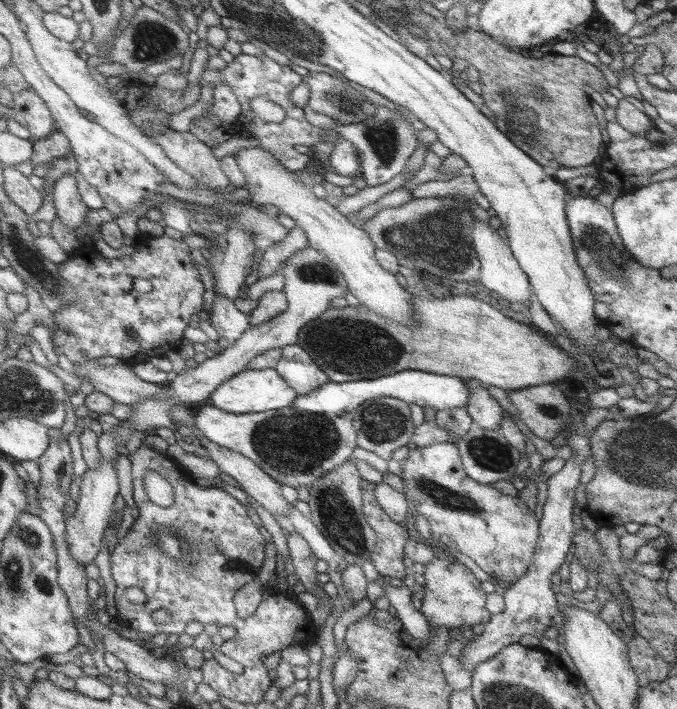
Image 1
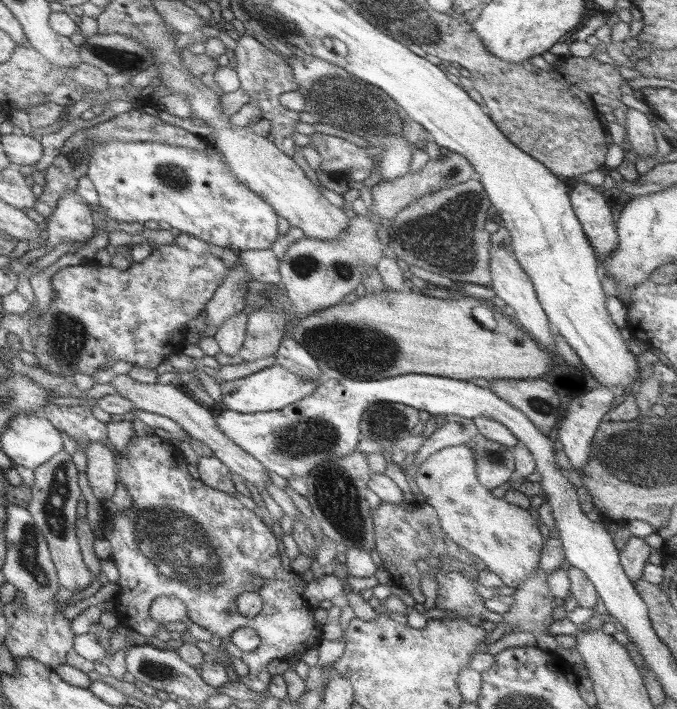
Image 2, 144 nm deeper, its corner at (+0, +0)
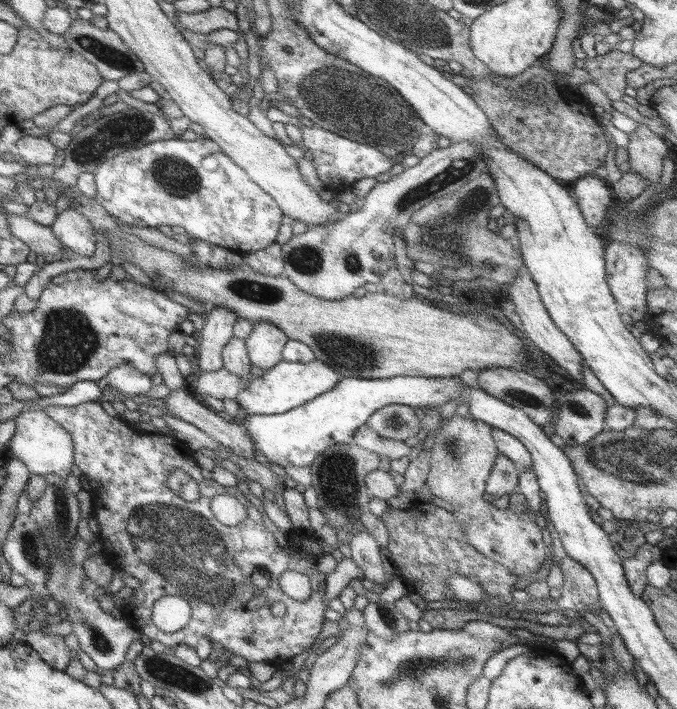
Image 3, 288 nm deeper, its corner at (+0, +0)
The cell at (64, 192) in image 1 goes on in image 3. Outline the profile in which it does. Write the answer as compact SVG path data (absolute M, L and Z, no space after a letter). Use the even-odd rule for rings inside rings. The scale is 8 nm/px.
M71 206L59 208L57 218L55 218L55 222L51 222L49 230L51 230L53 238L61 246L73 250L75 256L81 256L81 258L93 256L97 234L91 228L91 222L75 208L71 208Z

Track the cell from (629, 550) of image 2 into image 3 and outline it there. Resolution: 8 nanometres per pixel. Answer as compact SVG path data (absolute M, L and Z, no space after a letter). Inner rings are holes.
M643 544L641 548L637 548L635 556L629 560L623 560L623 572L625 572L625 580L629 584L629 588L633 590L635 596L641 596L643 588L647 586L647 578L645 578L645 570L649 564L659 560L659 552L653 550L649 544Z

